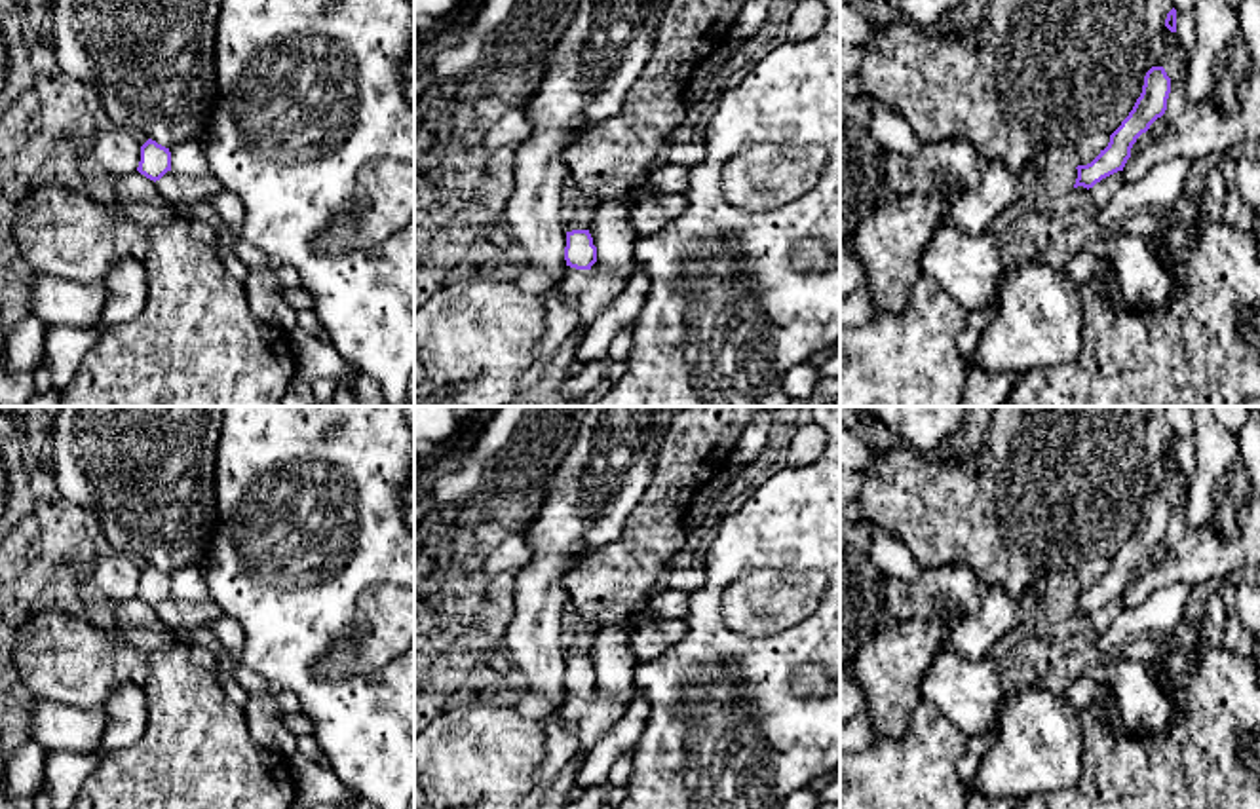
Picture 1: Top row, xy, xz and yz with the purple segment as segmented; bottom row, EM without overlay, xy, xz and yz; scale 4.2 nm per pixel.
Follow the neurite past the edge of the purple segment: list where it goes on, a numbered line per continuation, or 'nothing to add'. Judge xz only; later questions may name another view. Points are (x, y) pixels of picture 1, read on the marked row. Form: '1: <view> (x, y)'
nothing to add

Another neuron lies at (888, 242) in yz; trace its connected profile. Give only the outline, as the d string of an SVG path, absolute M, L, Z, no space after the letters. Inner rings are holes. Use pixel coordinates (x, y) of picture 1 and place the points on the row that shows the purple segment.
M895 194L882 199L846 245L867 273L867 291L876 311L897 313L912 298L922 277L922 253L945 224L946 201L933 196Z

